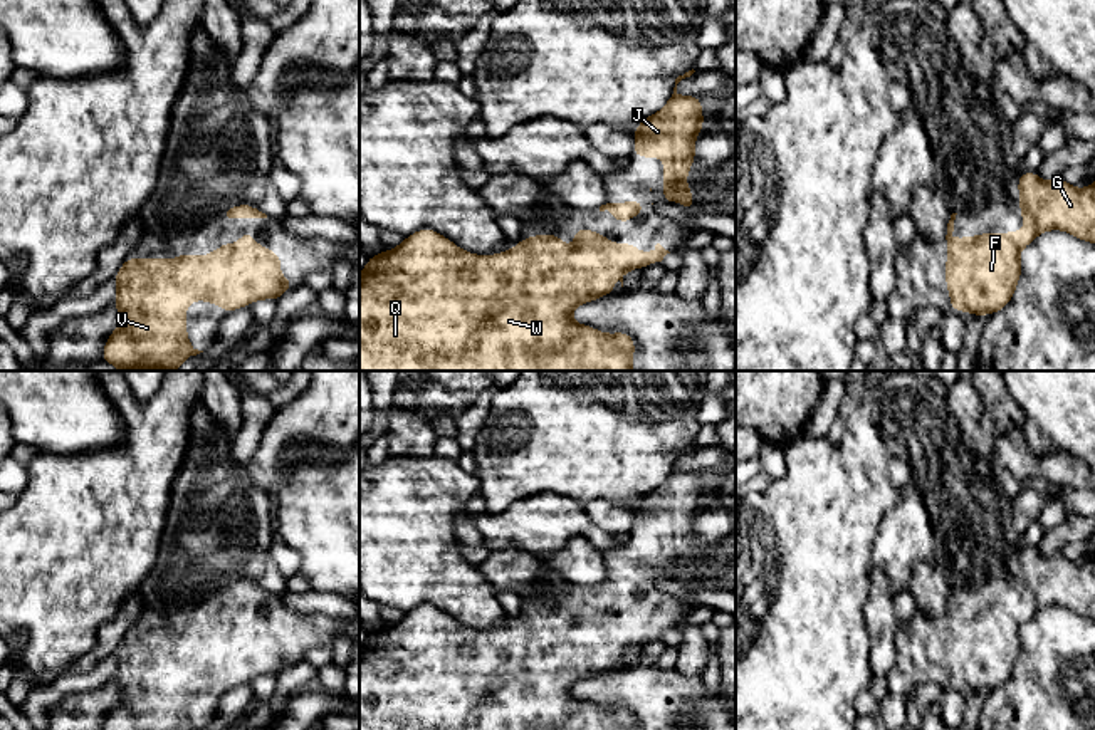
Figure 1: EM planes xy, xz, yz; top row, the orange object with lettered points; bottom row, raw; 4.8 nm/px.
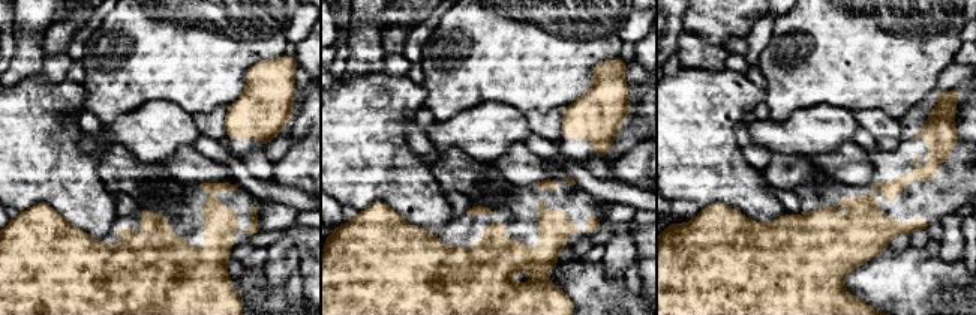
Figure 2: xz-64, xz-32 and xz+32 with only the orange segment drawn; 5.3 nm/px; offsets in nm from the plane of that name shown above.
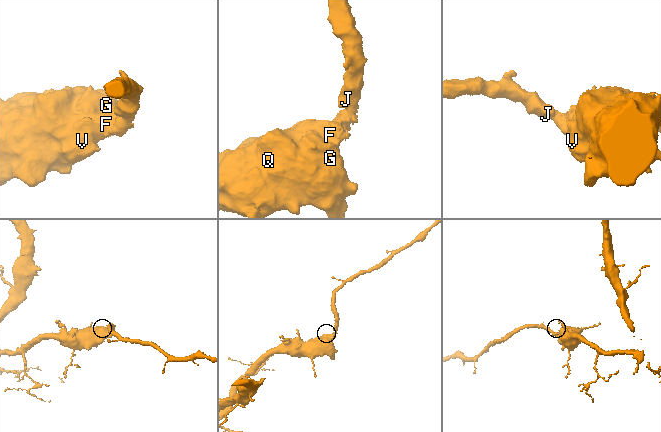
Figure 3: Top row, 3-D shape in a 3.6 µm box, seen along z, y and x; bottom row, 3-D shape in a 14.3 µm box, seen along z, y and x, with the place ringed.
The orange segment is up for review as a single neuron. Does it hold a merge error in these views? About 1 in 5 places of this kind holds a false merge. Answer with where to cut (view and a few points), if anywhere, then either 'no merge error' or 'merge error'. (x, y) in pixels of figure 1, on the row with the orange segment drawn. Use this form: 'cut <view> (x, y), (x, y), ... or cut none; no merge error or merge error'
cut none; no merge error

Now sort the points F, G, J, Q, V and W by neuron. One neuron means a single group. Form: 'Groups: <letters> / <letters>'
Groups: F G J Q V W

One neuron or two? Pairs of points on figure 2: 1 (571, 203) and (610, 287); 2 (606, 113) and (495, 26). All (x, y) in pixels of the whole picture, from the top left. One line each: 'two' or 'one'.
1: two
2: two

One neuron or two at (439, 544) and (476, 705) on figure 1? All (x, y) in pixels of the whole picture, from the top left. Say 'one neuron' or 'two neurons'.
two neurons

